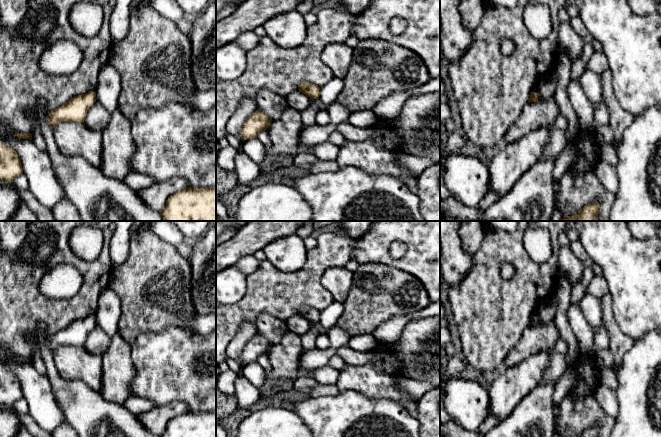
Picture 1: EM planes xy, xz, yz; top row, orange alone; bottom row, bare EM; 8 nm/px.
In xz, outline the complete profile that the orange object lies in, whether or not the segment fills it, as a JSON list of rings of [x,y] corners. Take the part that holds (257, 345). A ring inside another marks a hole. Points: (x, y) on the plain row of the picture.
[[[259,332],[252,337],[241,352],[241,361],[245,364],[254,363],[262,355],[268,353],[271,343]]]

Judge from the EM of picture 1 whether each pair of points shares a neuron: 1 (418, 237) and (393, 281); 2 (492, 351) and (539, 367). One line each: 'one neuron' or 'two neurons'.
1: two neurons
2: two neurons

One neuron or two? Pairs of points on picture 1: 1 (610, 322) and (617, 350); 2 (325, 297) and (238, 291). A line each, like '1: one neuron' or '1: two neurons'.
1: one neuron
2: two neurons

